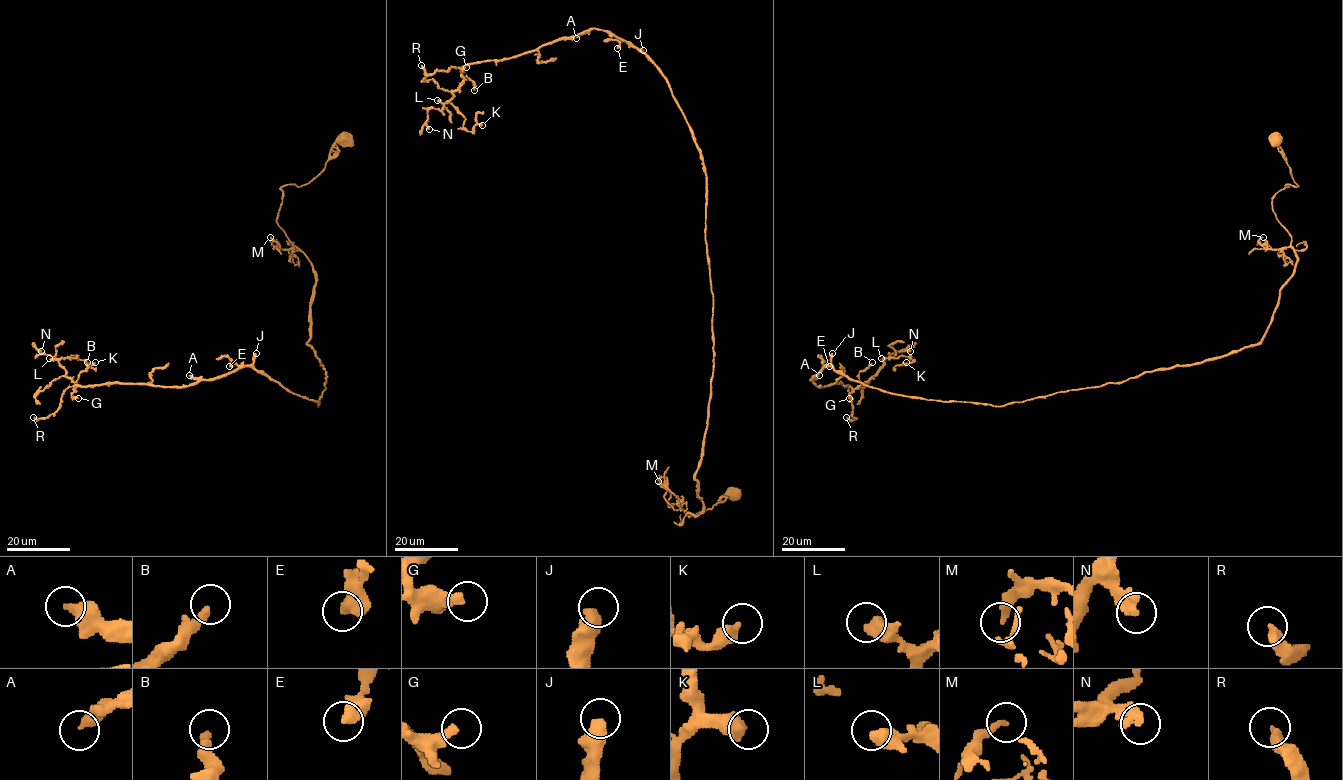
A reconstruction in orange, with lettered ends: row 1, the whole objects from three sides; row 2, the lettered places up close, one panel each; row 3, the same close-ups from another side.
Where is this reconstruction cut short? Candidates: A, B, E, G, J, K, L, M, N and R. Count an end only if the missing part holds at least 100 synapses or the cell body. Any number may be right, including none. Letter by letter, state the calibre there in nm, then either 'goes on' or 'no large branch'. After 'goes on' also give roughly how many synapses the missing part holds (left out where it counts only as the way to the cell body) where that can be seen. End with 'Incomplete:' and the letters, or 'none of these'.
A: 420 nm thick; no large branch
B: 200 nm thick; no large branch
E: 500 nm thick; no large branch
G: 360 nm thick; no large branch
J: 550 nm thick; goes on; about 170 synapses
K: 500 nm thick; no large branch
L: 400 nm thick; no large branch
M: 260 nm thick; no large branch
N: 440 nm thick; no large branch
R: 360 nm thick; no large branch
Incomplete: J

